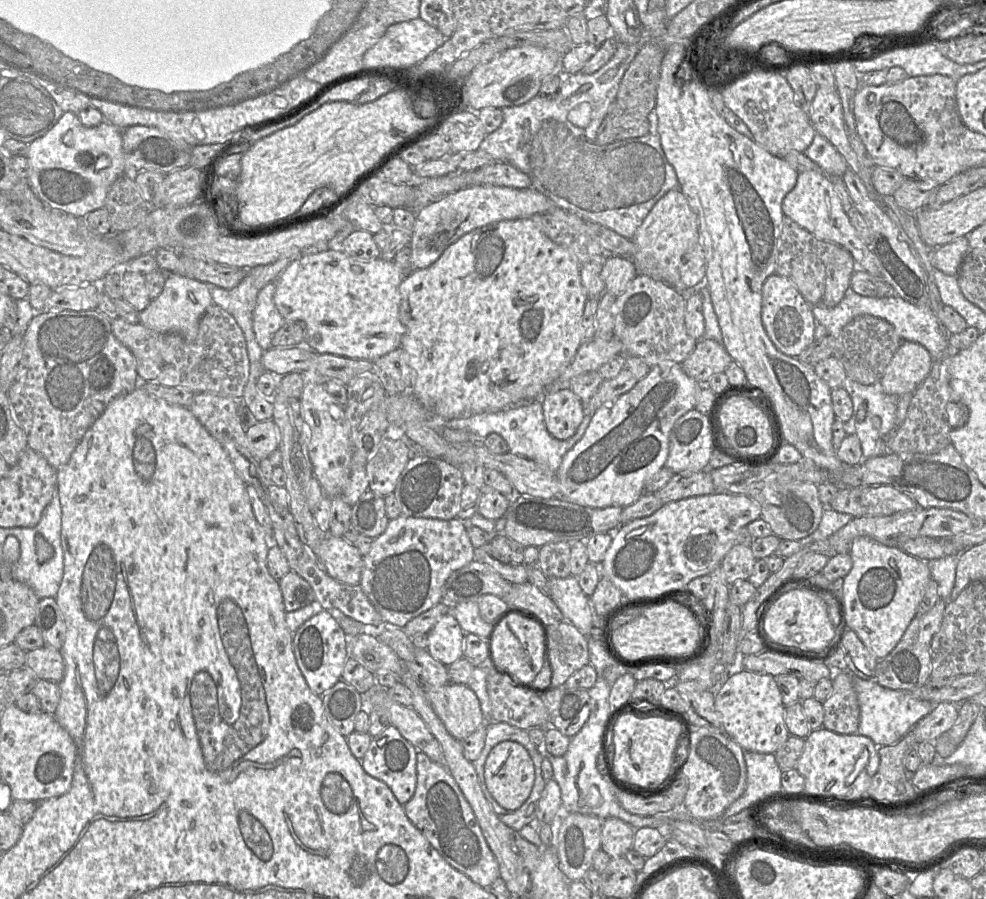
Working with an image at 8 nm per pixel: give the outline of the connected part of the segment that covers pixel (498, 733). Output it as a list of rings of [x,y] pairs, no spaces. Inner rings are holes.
[[[486,722],[486,741],[484,748],[477,760],[473,762],[474,768],[478,774],[479,782],[482,787],[487,801],[492,806],[493,810],[499,815],[509,814],[514,811],[508,811],[498,804],[498,802],[491,795],[485,780],[485,763],[491,750],[500,742],[516,741],[524,747],[531,746],[537,748],[529,737],[527,730],[523,730],[503,722]]]

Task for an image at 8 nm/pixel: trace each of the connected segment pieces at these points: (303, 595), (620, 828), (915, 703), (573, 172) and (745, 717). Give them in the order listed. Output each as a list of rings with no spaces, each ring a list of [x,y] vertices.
[[[293,570],[279,580],[279,585],[286,612],[299,610],[315,601],[311,585]]]
[[[619,818],[603,820],[601,849],[612,858],[622,857],[632,849],[635,829]]]
[[[852,674],[852,683],[860,706],[858,734],[869,737],[877,746],[897,743],[934,707],[931,702],[916,699],[908,692],[883,687],[876,680],[864,680]]]
[[[619,42],[612,58],[595,73],[584,74],[579,72],[577,74],[569,74],[564,71],[556,71],[560,77],[558,93],[555,96],[541,96],[539,94],[523,105],[502,108],[504,120],[501,126],[493,133],[487,134],[479,148],[480,150],[490,154],[497,162],[508,163],[528,175],[531,180],[531,187],[548,197],[557,207],[569,213],[574,213],[586,221],[598,223],[630,240],[634,237],[637,229],[641,226],[656,202],[670,190],[679,187],[676,172],[663,152],[658,134],[648,134],[639,138],[618,140],[604,146],[596,143],[597,131],[608,114],[611,105],[616,101],[621,80],[640,49],[641,43],[627,45]]]
[[[738,670],[715,695],[714,706],[720,714],[723,731],[744,751],[774,754],[790,735],[781,693],[771,675]]]

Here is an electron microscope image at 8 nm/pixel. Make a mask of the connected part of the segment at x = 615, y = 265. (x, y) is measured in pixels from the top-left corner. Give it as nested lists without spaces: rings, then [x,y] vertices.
[[[620,256],[606,258],[602,269],[605,292],[615,297],[619,296],[637,275],[638,272],[632,260]]]

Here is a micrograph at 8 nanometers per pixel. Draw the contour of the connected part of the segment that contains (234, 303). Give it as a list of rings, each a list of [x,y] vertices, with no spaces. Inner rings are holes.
[[[278,259],[273,263],[248,268],[249,270],[247,275],[237,286],[233,288],[210,286],[213,304],[222,307],[224,310],[230,313],[243,331],[250,362],[250,373],[248,380],[258,380],[260,375],[265,371],[261,362],[263,350],[257,343],[253,331],[253,310],[256,305],[257,295],[265,285],[275,282],[289,264],[290,261],[287,259]]]

